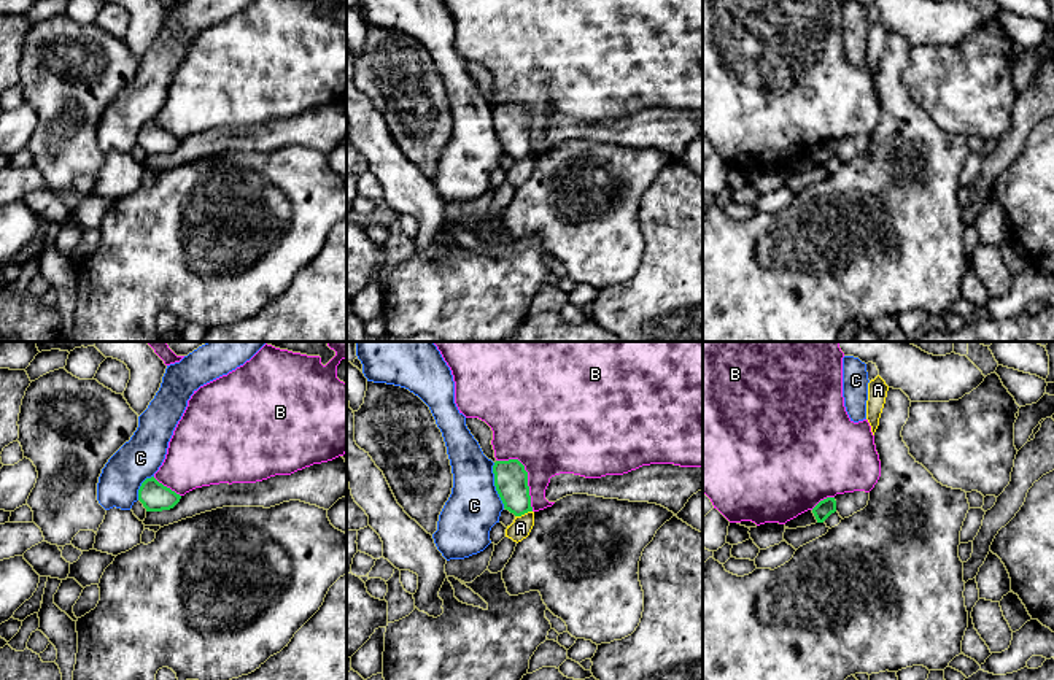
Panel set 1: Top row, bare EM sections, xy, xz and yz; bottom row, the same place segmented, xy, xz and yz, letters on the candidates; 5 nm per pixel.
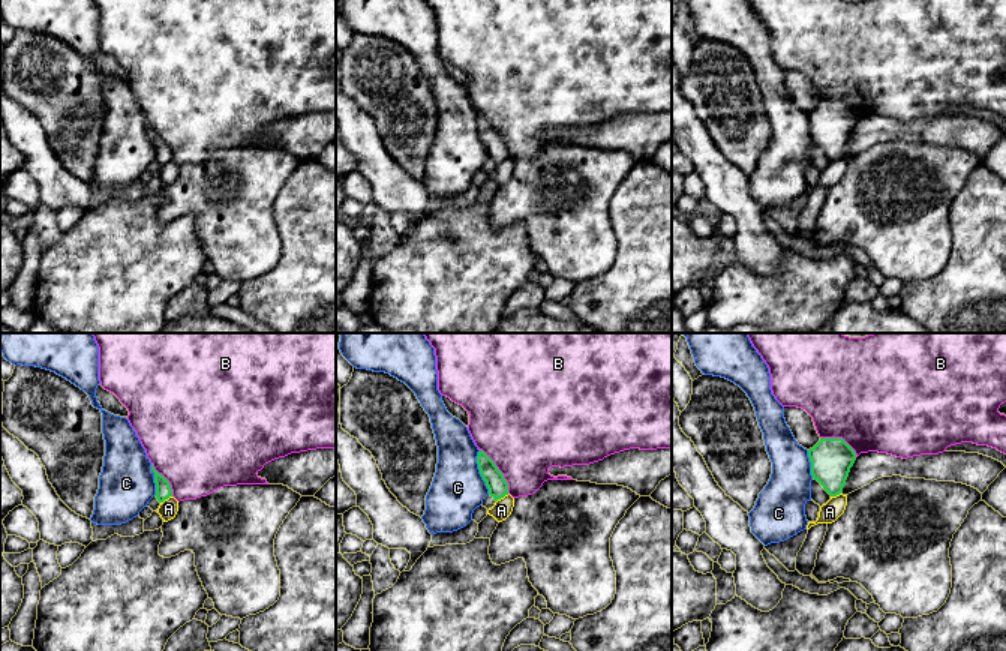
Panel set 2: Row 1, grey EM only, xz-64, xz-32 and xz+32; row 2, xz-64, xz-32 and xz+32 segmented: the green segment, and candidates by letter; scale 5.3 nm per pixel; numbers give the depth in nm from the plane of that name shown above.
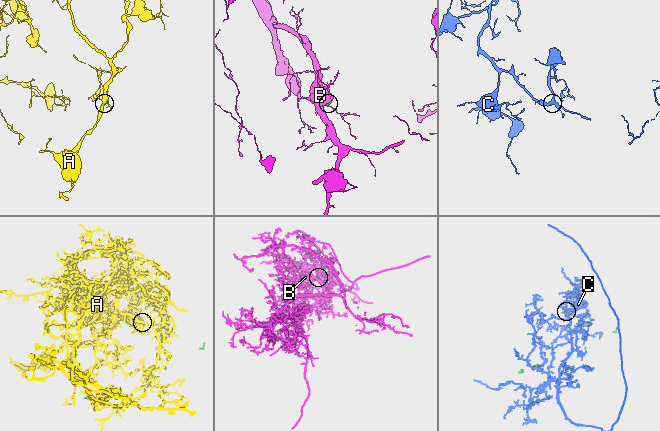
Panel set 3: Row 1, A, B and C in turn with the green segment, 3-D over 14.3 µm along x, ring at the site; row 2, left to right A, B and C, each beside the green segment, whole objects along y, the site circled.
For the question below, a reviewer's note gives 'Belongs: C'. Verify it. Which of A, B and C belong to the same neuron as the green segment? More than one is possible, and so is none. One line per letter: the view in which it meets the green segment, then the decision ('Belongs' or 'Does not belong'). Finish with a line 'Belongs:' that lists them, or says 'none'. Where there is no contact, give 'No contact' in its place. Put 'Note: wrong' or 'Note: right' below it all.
A: Touches green in xz. Does not belong
B: Touches green in xz. Belongs
C: Touches green in xz. Does not belong
Belongs: B
Note: wrong

